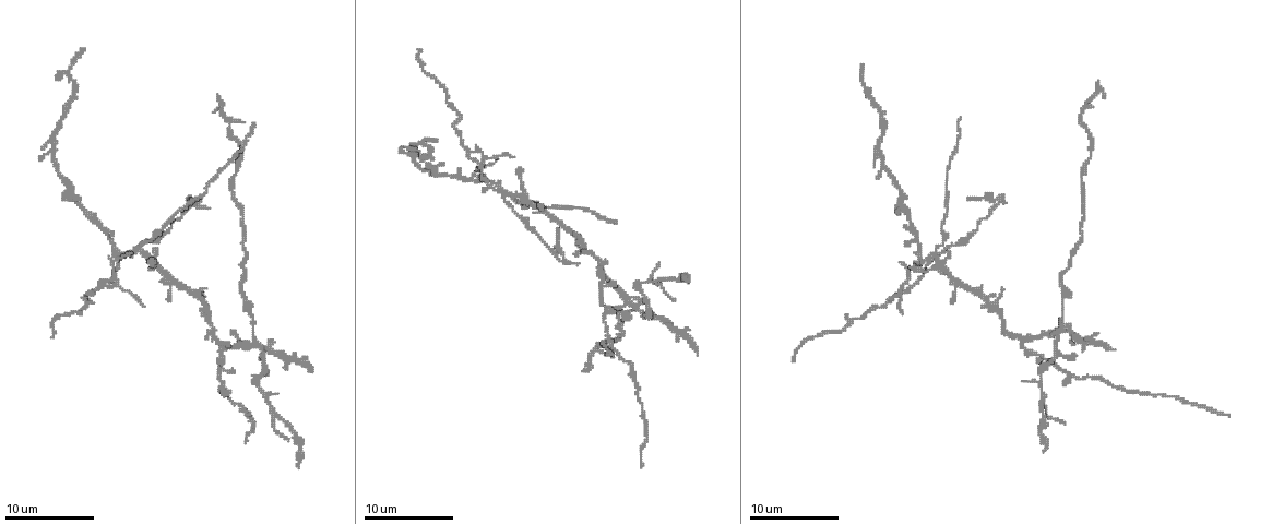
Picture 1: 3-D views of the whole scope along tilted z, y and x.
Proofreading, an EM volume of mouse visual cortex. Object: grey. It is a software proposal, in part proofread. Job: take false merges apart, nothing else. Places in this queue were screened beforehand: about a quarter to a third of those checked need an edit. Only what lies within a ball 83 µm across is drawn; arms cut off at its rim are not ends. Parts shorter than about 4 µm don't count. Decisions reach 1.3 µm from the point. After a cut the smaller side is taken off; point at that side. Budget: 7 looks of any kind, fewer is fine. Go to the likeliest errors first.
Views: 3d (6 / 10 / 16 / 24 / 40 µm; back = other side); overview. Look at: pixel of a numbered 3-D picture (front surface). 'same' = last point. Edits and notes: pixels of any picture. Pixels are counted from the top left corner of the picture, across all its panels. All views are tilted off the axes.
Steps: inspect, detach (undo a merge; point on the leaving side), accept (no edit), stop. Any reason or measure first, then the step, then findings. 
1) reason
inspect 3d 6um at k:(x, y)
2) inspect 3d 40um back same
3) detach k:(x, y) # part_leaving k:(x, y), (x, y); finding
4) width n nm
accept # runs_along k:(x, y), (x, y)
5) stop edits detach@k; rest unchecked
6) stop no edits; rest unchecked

four arms meet
inspect 3d 10um at 1:(136, 252)

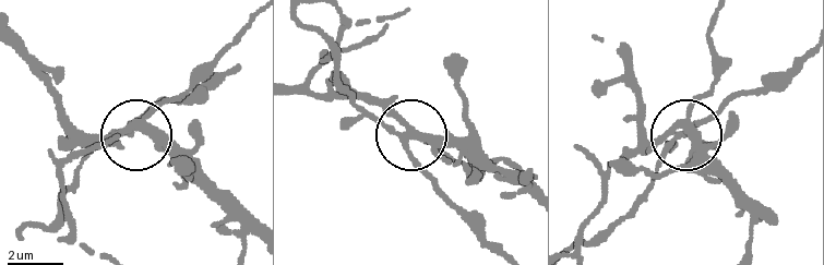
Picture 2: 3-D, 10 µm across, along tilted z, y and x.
width 260 nm
detach 2:(377, 122) # part_leaving 2:(406, 139), (357, 107), (330, 47), (298, 17); a second neuron is stuck on

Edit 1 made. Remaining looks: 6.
inspect overview

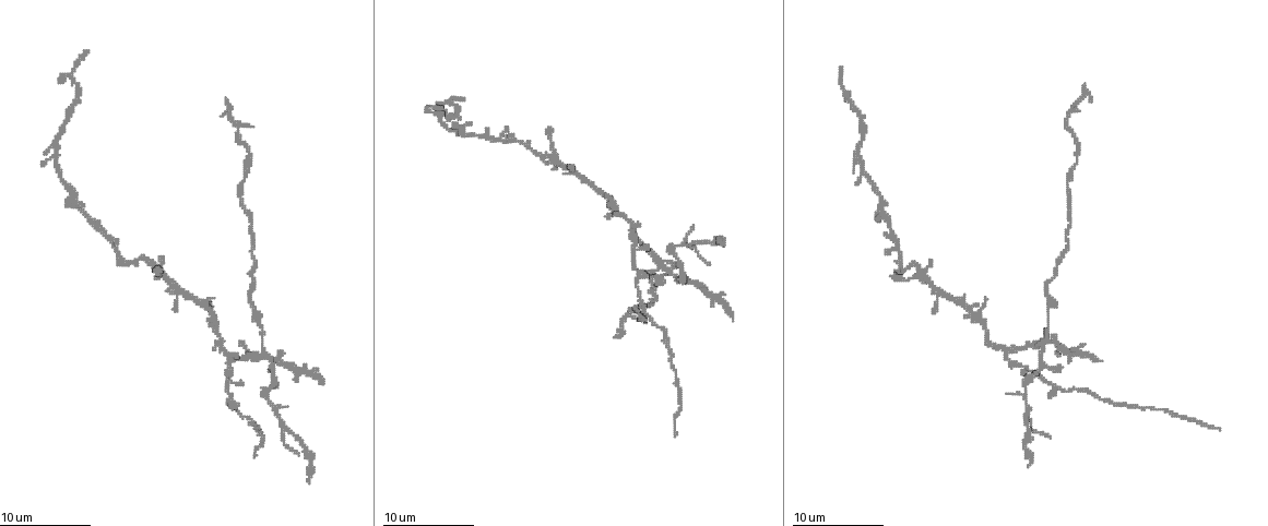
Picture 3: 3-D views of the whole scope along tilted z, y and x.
a fork
inspect 3d 10um at 3:(633, 229)

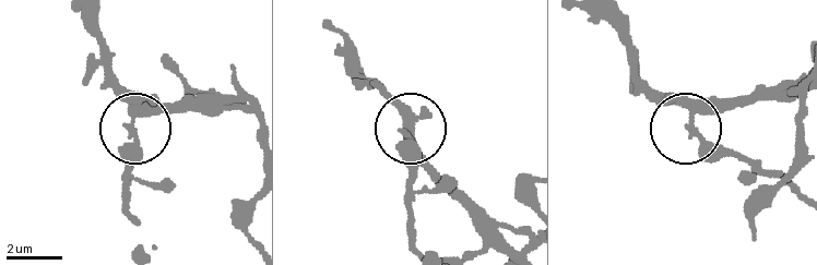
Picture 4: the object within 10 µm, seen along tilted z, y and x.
arms 3
detach 4:(414, 172) # part_leaving 4:(697, 132), (801, 187); a second neuron is stuck on

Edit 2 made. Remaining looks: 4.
see it whole again
inspect overview

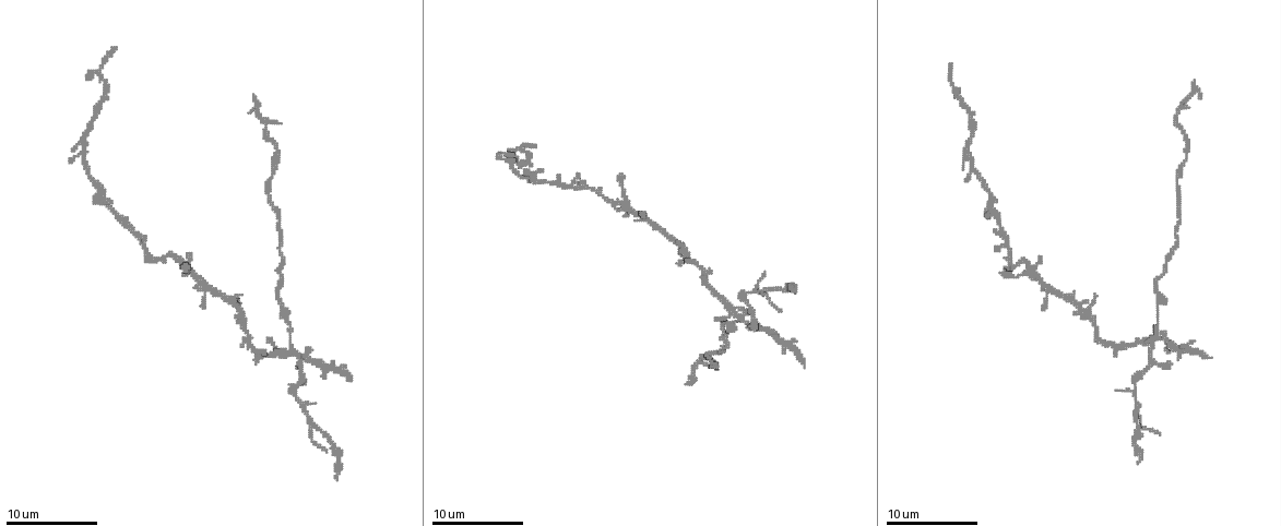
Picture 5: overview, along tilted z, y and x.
sudden change in width
inspect 3d 10um at 5:(655, 225)

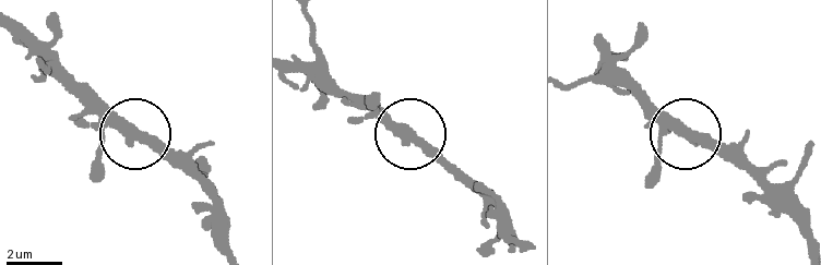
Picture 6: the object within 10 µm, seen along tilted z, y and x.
accept # runs_along 6:(225, 213), (201, 184), (134, 136), (97, 94); one neuron here

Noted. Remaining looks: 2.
stop edits detach@2, detach@4; rest unchecked

